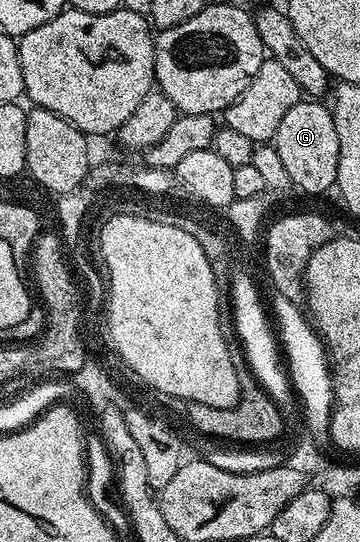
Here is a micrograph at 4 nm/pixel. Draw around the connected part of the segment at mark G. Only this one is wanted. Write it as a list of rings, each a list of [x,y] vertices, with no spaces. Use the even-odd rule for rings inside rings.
[[[300,99],[285,114],[285,119],[281,119],[281,127],[277,127],[273,142],[277,155],[281,155],[285,171],[289,171],[292,186],[303,193],[323,193],[326,189],[336,188],[339,162],[337,127],[335,116],[331,114],[330,108],[323,104],[319,99]]]

